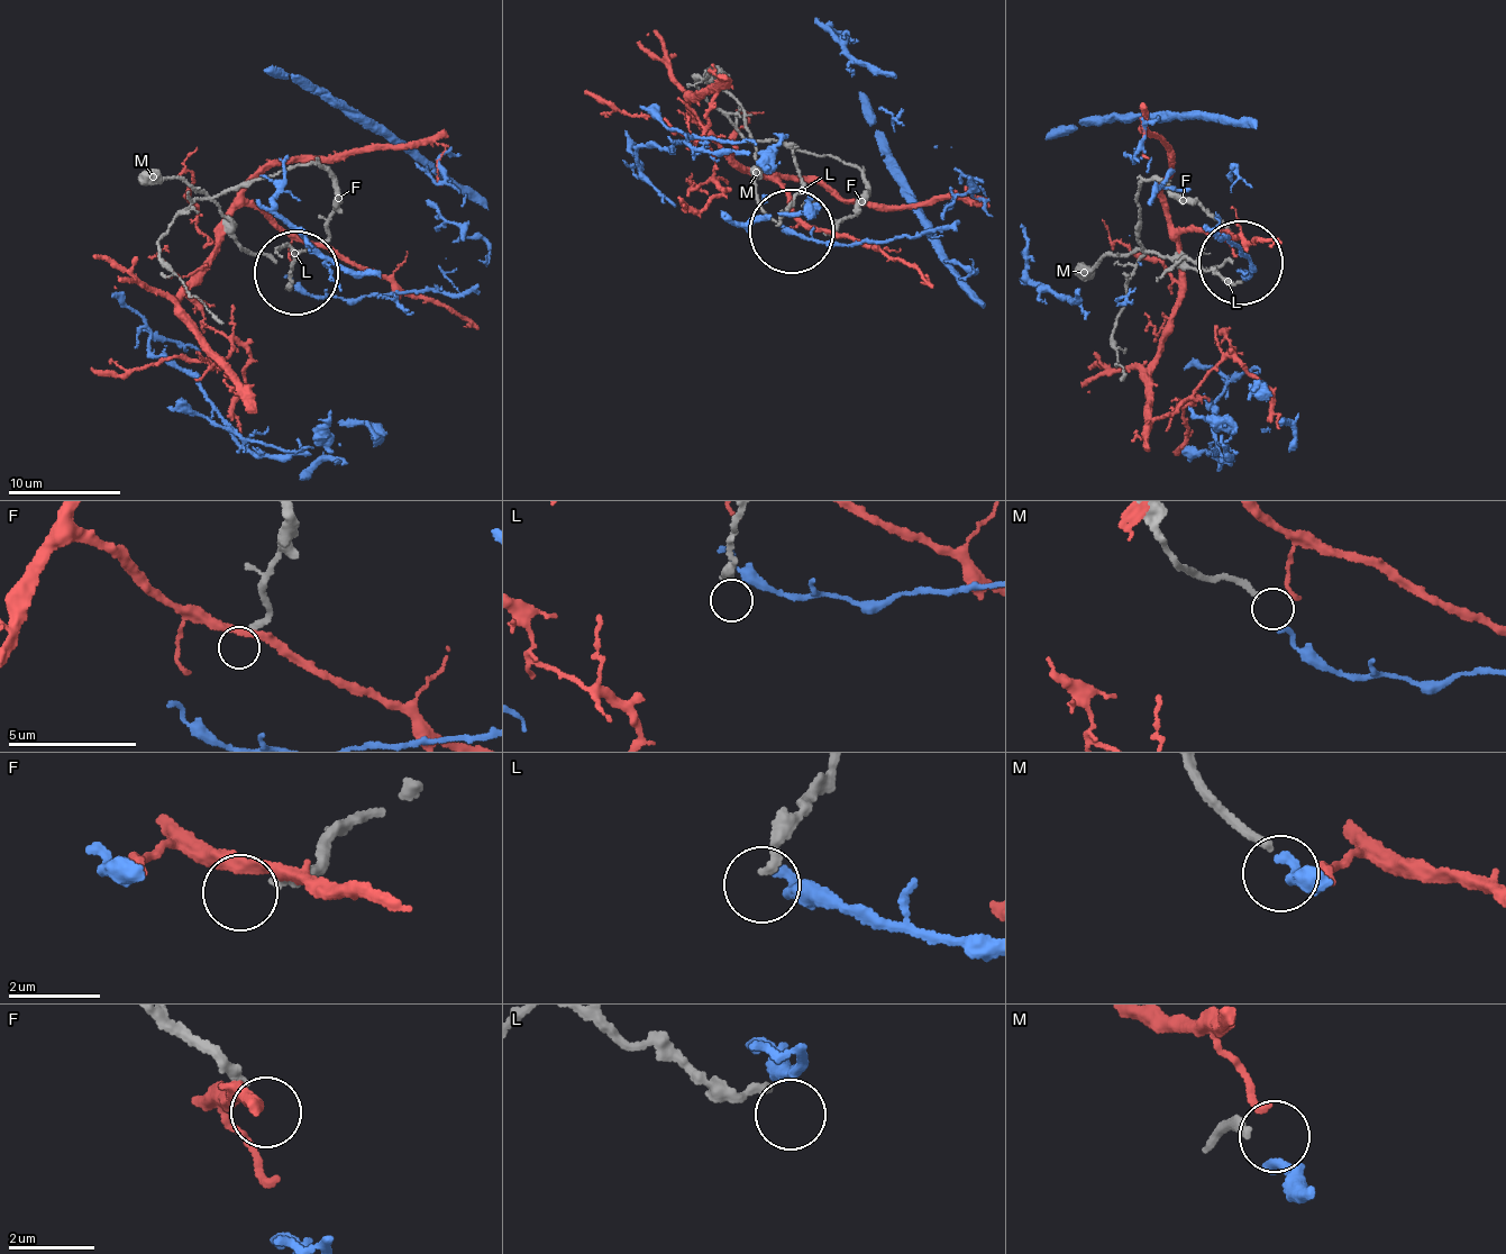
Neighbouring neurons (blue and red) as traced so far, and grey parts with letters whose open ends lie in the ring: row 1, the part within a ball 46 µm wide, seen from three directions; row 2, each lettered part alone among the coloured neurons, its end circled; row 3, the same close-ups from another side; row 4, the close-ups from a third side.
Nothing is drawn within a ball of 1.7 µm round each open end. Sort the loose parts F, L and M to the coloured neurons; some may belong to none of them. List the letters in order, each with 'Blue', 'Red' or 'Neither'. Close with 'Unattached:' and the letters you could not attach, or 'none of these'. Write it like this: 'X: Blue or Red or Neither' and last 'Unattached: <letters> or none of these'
F: Neither
L: Neither
M: Neither
Unattached: F, L, M

